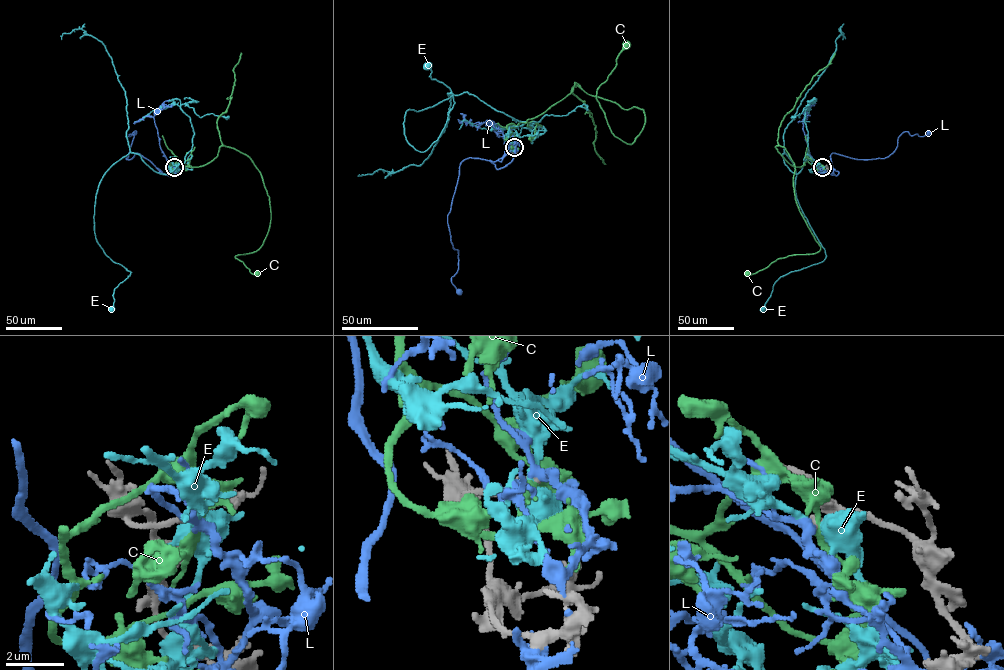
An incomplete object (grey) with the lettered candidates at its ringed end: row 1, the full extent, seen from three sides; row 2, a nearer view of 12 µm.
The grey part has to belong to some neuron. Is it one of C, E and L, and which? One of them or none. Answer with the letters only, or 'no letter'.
no letter

